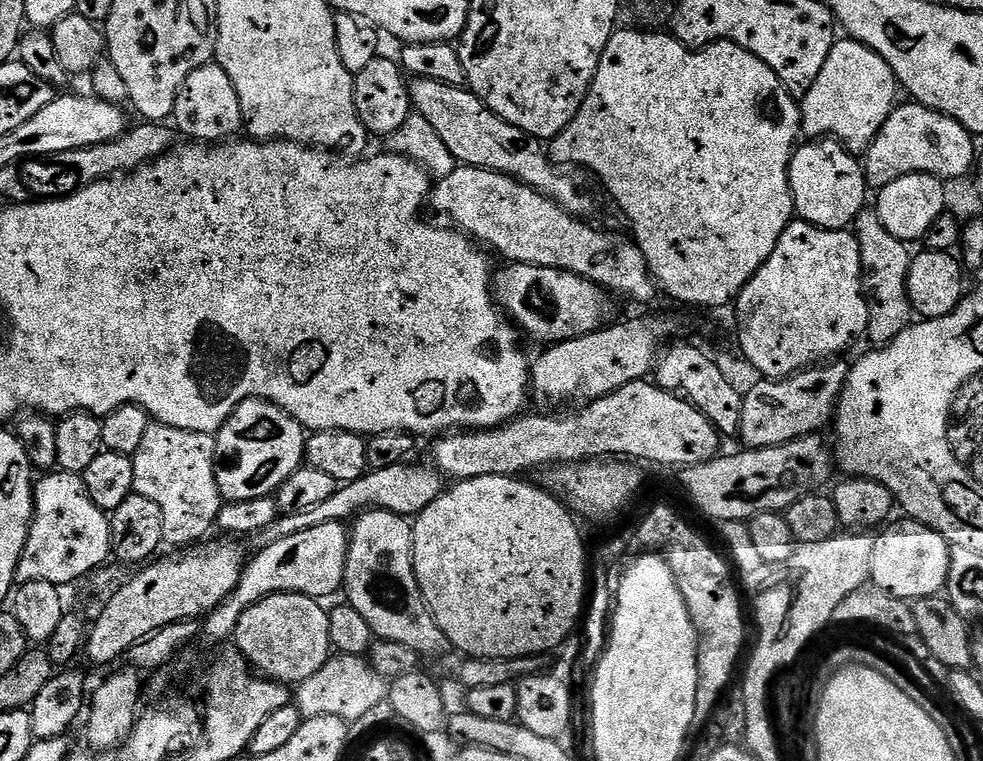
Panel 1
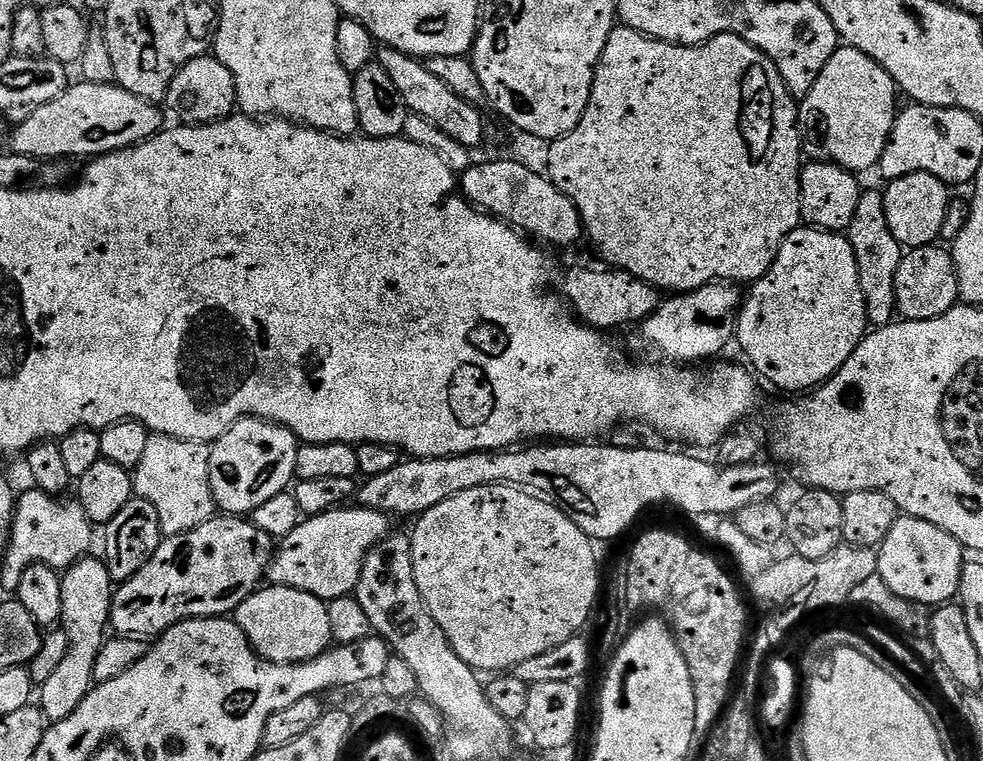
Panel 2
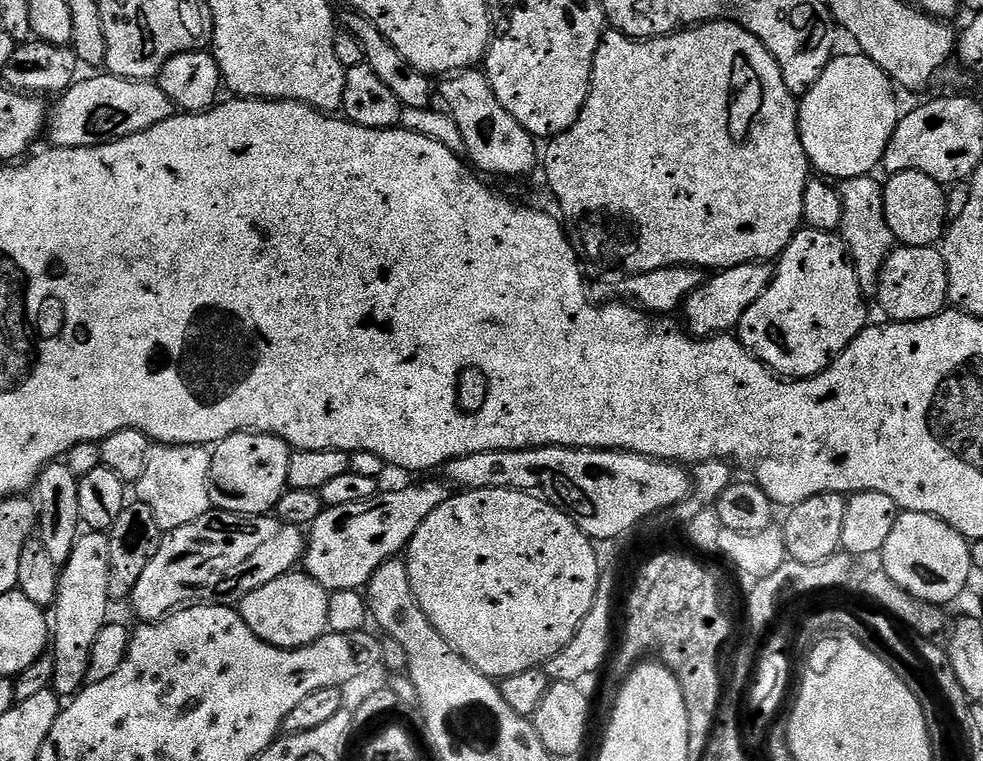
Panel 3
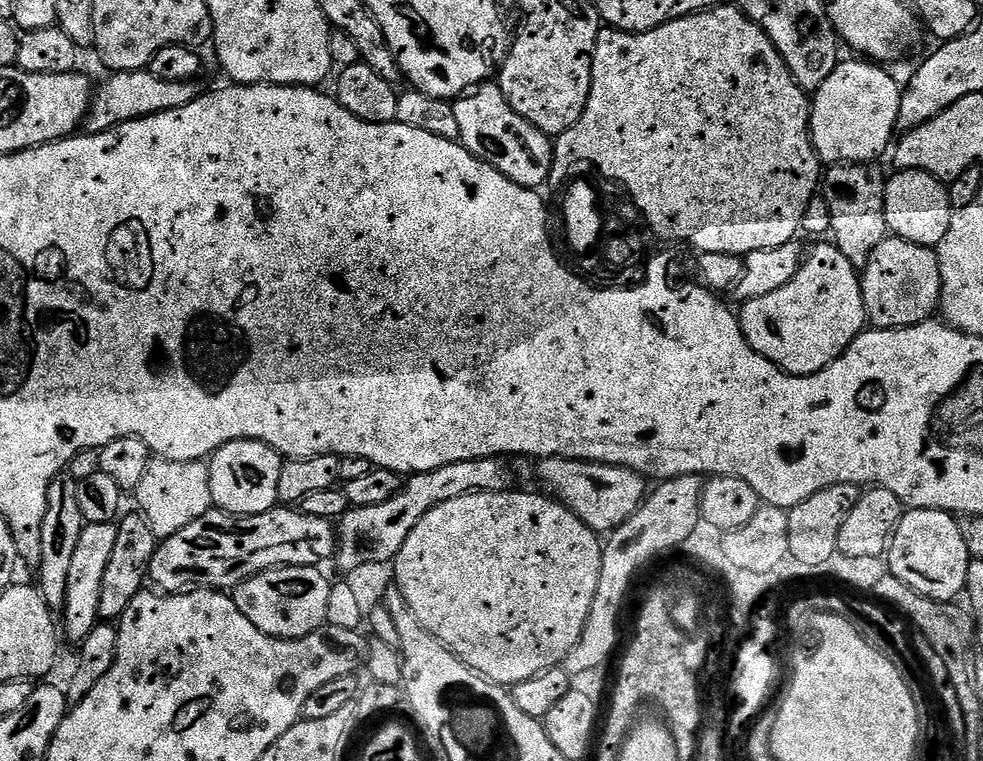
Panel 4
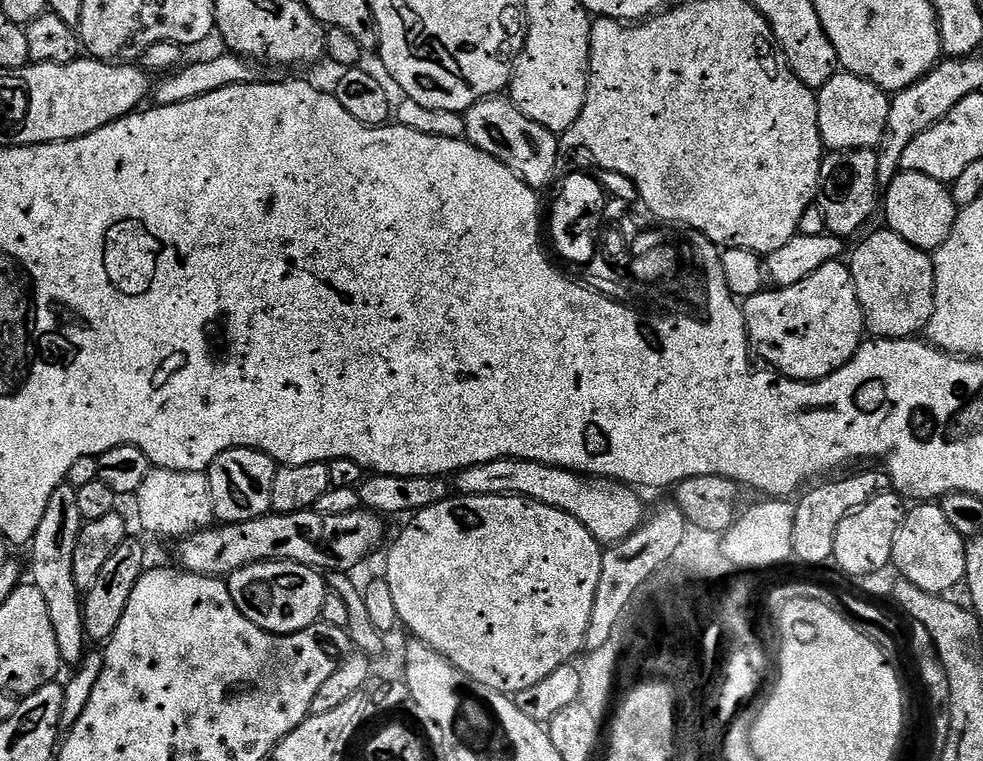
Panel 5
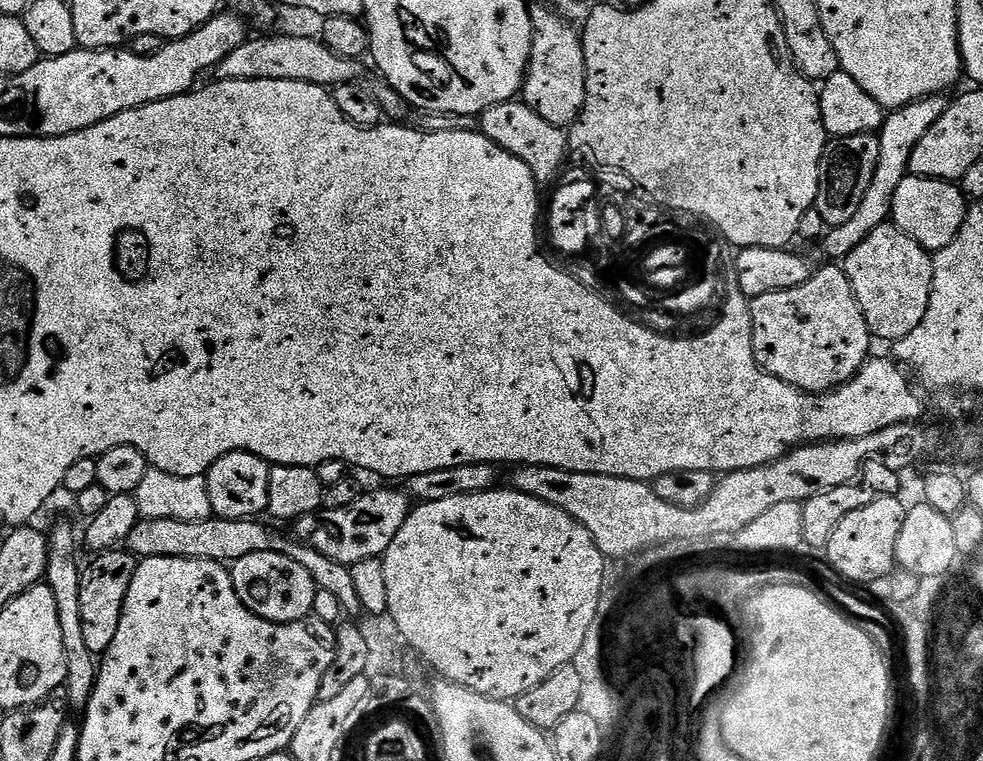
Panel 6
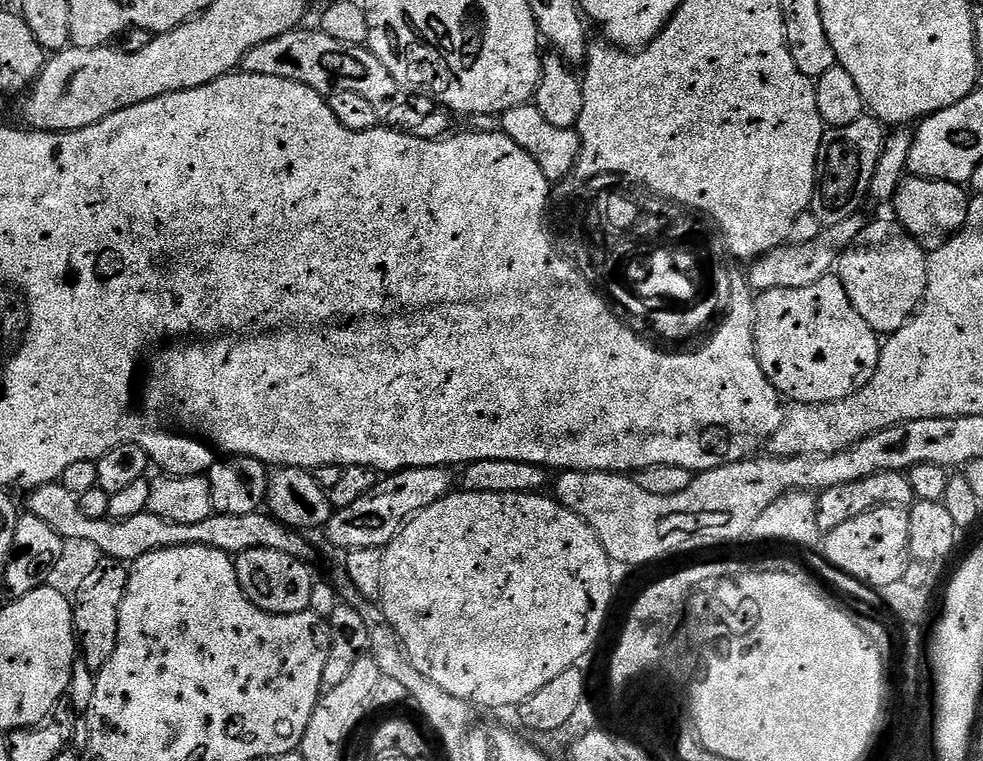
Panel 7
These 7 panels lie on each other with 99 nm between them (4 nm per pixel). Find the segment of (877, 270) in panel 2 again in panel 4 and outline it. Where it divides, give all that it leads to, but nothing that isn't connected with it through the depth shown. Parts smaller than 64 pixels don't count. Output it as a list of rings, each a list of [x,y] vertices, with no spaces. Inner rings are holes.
[[[876,162],[834,164],[822,176],[822,195],[830,206],[831,239],[858,270],[863,270],[866,262],[870,262],[870,254],[874,254],[874,250],[878,250],[878,246],[889,235],[884,213],[886,172],[880,166]]]

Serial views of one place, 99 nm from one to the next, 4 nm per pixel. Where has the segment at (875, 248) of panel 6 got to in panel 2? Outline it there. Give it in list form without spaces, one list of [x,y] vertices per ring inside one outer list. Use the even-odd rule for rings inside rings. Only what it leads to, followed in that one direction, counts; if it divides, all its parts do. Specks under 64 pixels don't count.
[[[944,246],[913,248],[900,257],[898,272],[894,278],[896,311],[905,320],[929,320],[946,314],[957,307],[960,291],[956,281],[956,268],[952,265],[952,253]]]

